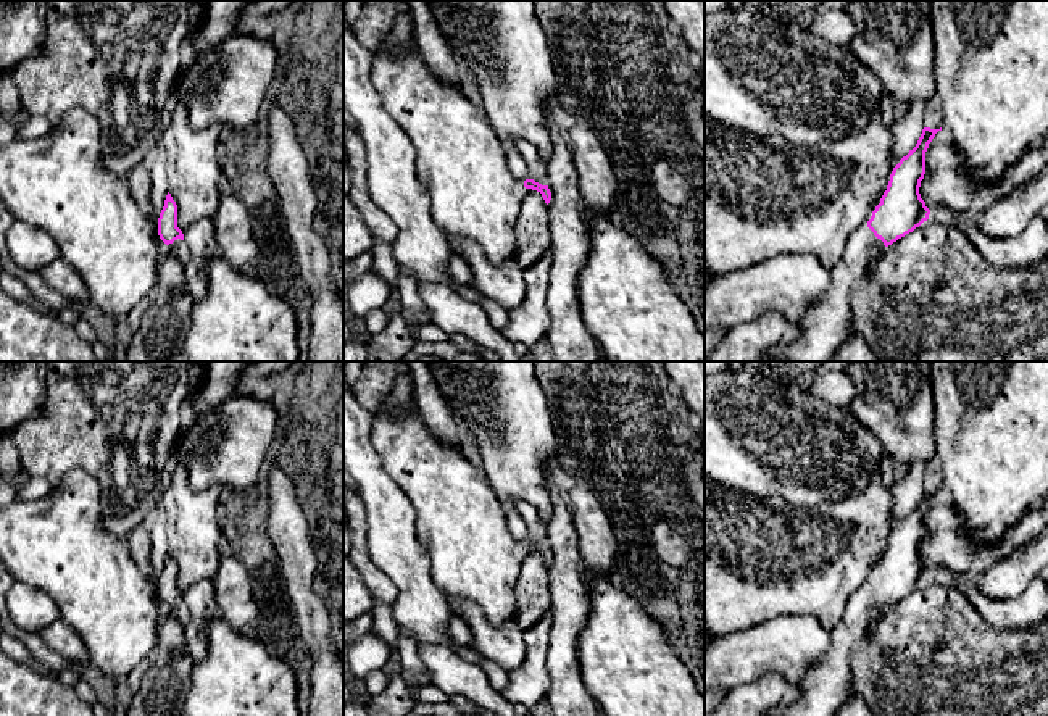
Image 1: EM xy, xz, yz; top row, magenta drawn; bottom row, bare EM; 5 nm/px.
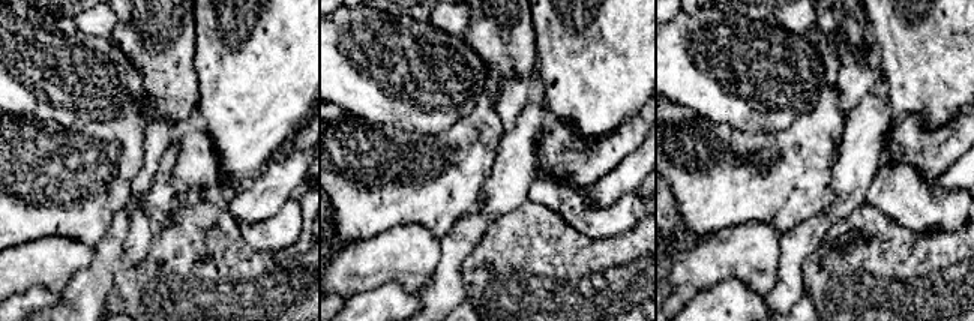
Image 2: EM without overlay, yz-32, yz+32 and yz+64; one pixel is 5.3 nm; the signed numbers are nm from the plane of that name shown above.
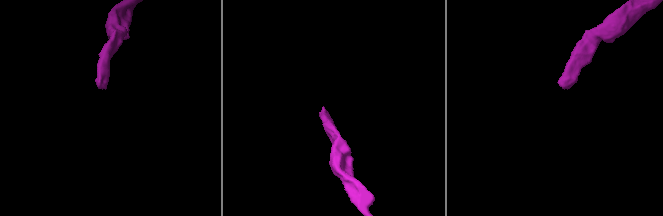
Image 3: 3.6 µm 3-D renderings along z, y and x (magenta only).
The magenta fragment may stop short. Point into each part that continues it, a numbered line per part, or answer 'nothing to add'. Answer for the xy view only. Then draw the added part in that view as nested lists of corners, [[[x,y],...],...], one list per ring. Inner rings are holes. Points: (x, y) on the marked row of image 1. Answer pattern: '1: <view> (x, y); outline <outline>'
1: xy (178, 247); outline [[[177,239],[177,240],[174,240],[173,244],[166,245],[166,247],[168,247],[168,250],[169,250],[171,253],[176,255],[176,258],[177,258],[182,264],[185,264],[187,260],[190,258],[190,252],[189,252],[189,248],[187,248],[185,240]]]

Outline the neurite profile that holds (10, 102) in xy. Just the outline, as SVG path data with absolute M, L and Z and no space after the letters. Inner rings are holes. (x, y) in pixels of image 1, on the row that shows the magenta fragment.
M0 74L0 110L8 114L23 110L19 90L11 74Z

